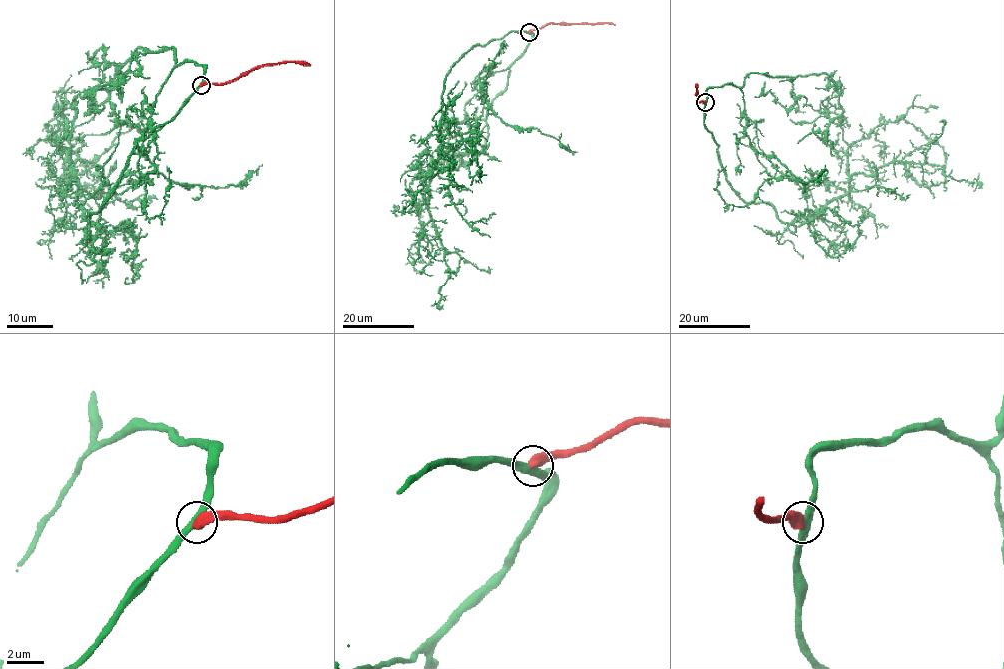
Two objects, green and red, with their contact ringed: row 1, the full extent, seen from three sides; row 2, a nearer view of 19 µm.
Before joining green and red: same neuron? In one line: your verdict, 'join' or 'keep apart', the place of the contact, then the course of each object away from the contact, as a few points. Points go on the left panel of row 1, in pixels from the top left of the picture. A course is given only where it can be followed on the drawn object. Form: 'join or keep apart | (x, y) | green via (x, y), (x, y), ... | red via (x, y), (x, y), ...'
keep apart | (201, 85) | green via (201, 85), (137, 143), (89, 214), (87, 243), (70, 168), (98, 168), (86, 187), (75, 175) | red via (201, 85), (233, 82), (264, 65), (307, 62), (310, 65)

